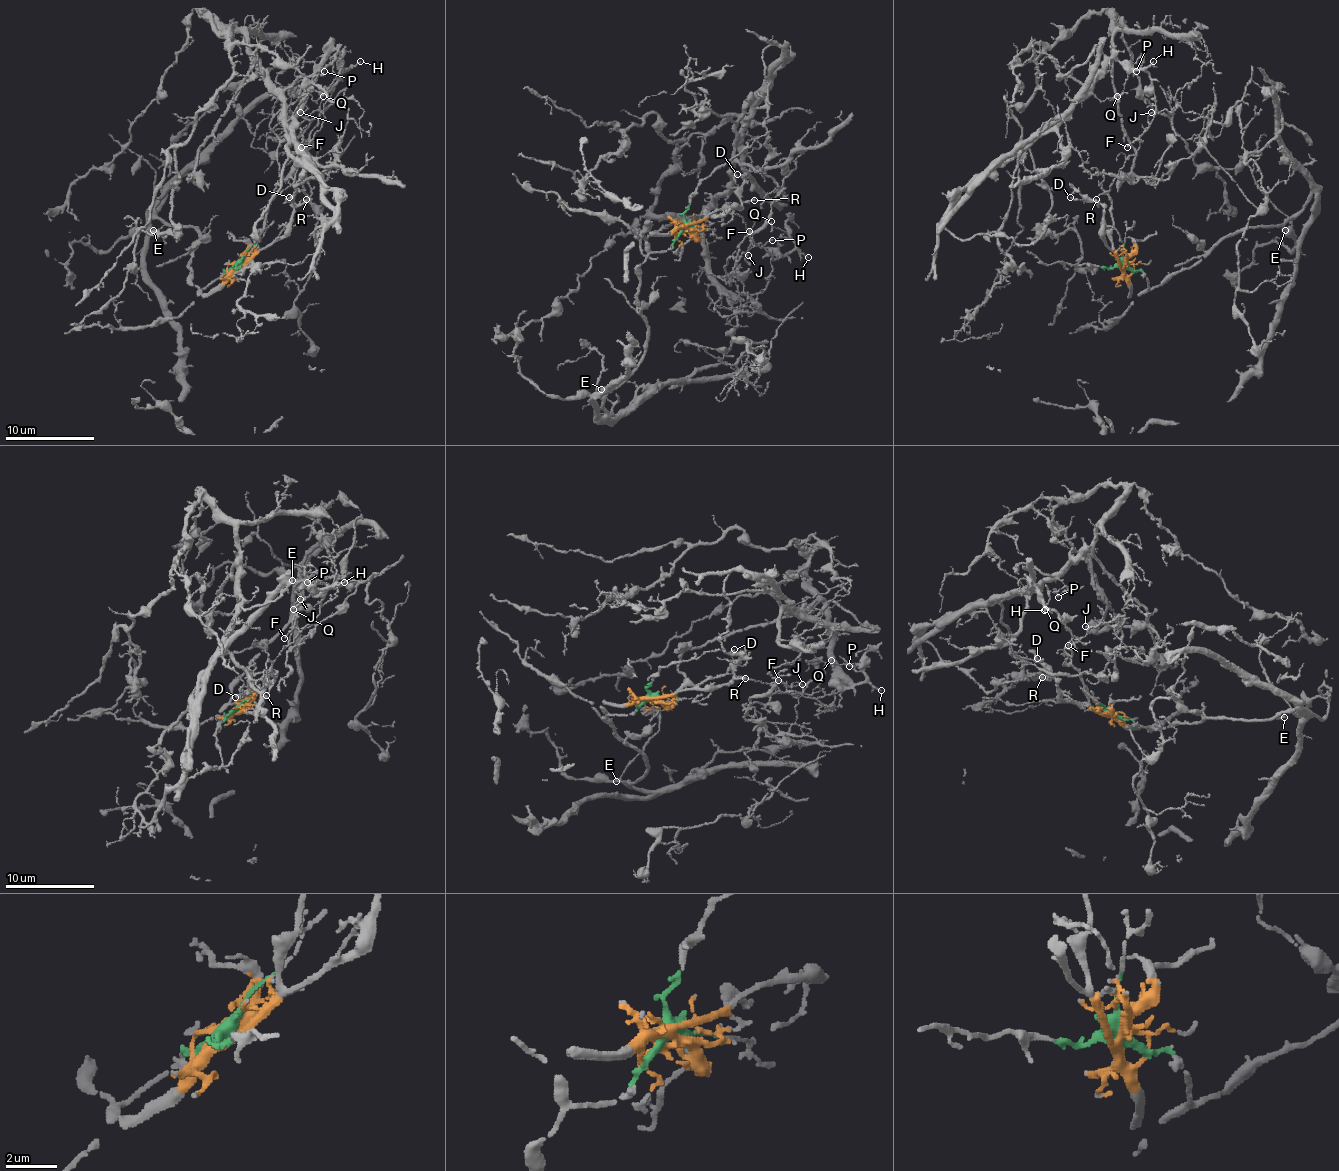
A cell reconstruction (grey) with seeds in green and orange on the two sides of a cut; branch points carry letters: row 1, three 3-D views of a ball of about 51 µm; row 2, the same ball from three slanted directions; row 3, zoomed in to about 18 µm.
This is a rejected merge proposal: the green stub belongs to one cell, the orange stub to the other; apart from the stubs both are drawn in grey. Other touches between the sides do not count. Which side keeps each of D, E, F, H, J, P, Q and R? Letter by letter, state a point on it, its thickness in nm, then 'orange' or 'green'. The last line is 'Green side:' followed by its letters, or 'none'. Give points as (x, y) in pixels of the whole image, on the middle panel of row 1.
D: place (737, 174); calibre 150 nm; orange
E: place (601, 389); calibre 140 nm; green
F: place (749, 231); calibre 140 nm; orange
H: place (808, 257); calibre 130 nm; orange
J: place (748, 255); calibre 100 nm; orange
P: place (772, 240); calibre 120 nm; orange
Q: place (771, 221); calibre 140 nm; orange
R: place (754, 200); calibre 140 nm; orange
Green side: E

